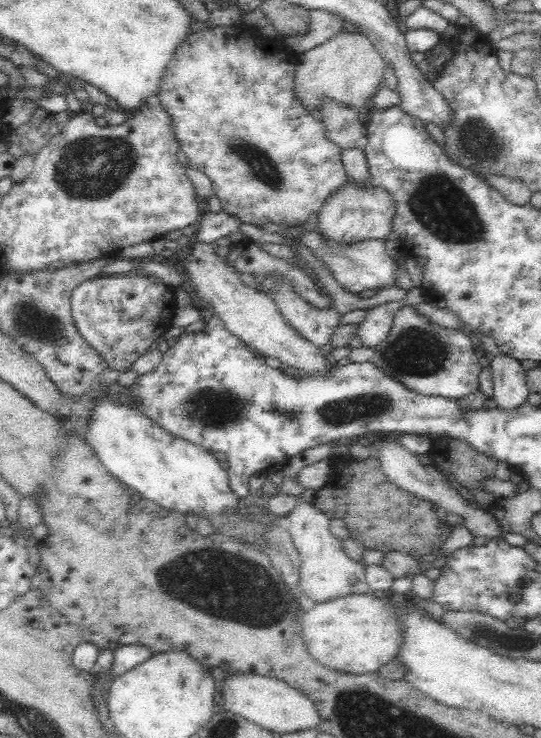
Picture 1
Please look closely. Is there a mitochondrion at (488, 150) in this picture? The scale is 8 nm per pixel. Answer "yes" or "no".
yes

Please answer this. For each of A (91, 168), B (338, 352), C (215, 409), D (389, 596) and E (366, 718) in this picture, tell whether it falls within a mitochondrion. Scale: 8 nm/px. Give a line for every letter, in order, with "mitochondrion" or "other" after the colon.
A: mitochondrion
B: other
C: mitochondrion
D: other
E: mitochondrion

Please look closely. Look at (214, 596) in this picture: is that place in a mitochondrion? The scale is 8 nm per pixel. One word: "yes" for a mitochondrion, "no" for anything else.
yes

